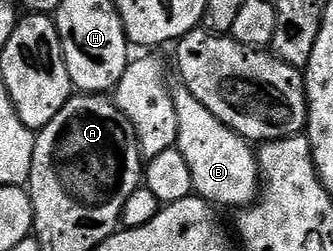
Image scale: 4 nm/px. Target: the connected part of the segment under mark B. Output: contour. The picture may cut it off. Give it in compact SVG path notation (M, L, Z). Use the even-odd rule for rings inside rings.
M182 86L171 88L173 106L177 110L177 130L179 131L178 149L189 162L189 174L193 174L194 195L204 199L212 206L224 204L227 208L242 210L254 204L261 187L257 152L248 141L238 136L231 128L225 127L220 120L189 90Z

